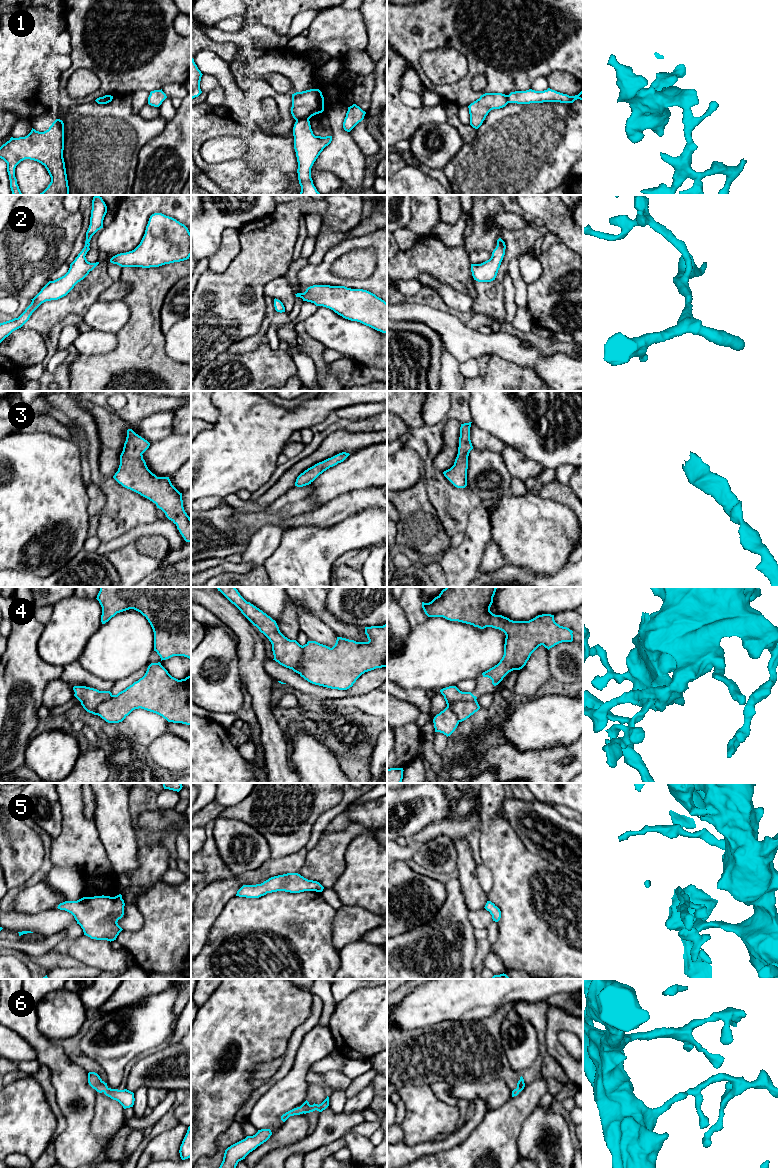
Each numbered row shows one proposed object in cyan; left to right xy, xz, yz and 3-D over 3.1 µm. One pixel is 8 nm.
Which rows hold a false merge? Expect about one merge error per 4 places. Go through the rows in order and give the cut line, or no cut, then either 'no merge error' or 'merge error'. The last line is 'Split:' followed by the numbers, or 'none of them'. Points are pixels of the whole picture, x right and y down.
1: cut xz (308, 119), (298, 119), (296, 121); merge error
2: cut none; no merge error
3: cut none; no merge error
4: cut none; no merge error
5: cut none; no merge error
6: cut none; no merge error
Split: 1

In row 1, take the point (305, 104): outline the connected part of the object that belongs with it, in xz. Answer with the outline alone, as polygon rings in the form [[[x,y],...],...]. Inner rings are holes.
[[[310,89],[292,94],[291,114],[297,120],[310,119],[324,111],[324,97],[319,89]]]

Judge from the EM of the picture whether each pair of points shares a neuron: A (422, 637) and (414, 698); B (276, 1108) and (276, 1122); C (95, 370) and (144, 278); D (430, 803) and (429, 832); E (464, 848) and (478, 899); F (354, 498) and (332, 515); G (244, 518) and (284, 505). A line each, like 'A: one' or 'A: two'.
A: two
B: one
C: one
D: two
E: one
F: one
G: one

